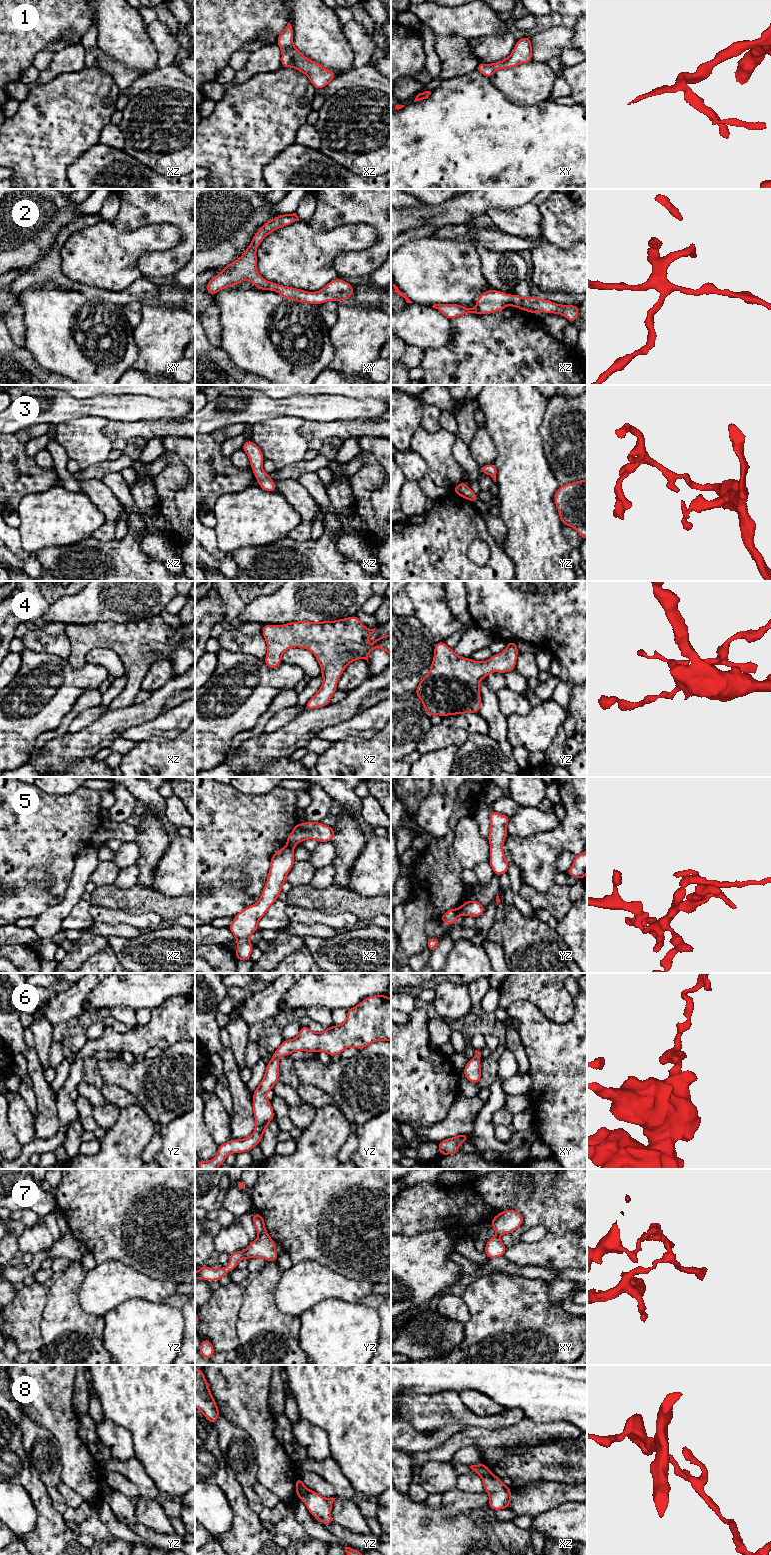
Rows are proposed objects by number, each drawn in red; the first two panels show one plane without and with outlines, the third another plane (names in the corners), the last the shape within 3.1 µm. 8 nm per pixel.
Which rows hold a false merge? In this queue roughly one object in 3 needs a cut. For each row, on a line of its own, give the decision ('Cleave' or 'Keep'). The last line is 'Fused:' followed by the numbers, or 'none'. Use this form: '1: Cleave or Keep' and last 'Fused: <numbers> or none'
1: Keep
2: Keep
3: Keep
4: Keep
5: Cleave
6: Keep
7: Cleave
8: Cleave
Fused: 5, 7, 8

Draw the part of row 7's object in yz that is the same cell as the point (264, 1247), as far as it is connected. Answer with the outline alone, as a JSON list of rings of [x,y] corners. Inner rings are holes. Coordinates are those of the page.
[[[267,1232],[259,1235],[259,1237],[251,1241],[249,1246],[243,1251],[236,1251],[229,1257],[229,1266],[213,1269],[205,1265],[201,1265],[198,1272],[195,1272],[195,1279],[204,1279],[208,1281],[219,1281],[229,1271],[237,1268],[237,1264],[241,1259],[247,1258],[263,1258],[265,1261],[274,1261],[278,1259],[276,1252],[276,1242],[274,1242]]]

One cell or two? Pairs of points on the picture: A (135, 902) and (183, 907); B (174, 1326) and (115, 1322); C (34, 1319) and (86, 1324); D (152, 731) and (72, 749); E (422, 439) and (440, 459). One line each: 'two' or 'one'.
A: one
B: one
C: two
D: two
E: one

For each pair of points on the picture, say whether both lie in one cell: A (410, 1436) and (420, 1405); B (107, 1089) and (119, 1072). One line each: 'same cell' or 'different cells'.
A: different cells
B: different cells

